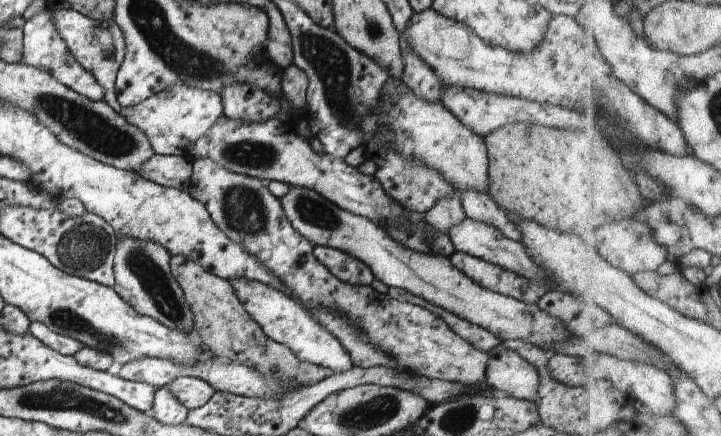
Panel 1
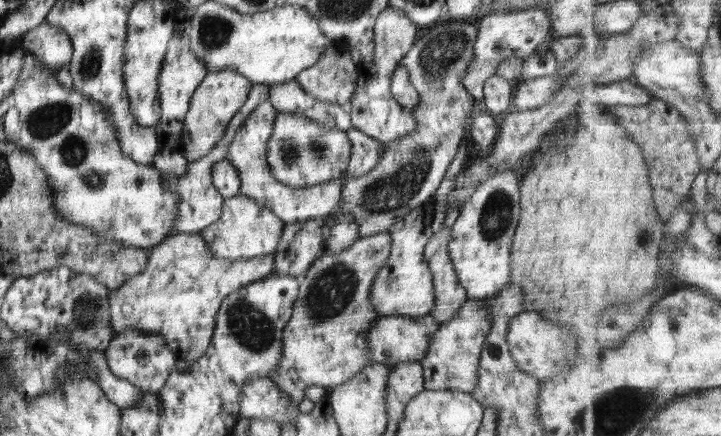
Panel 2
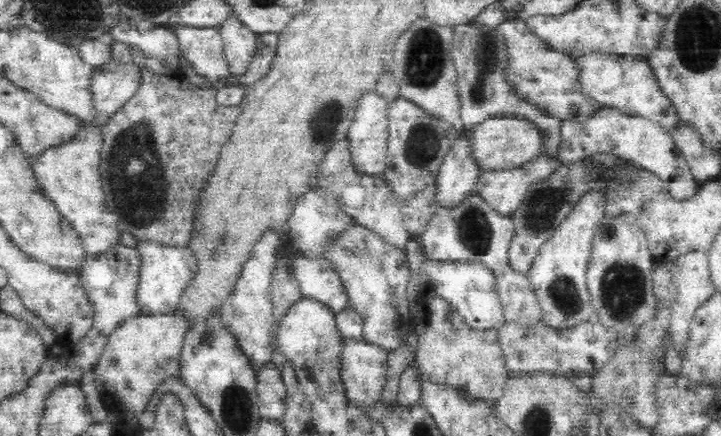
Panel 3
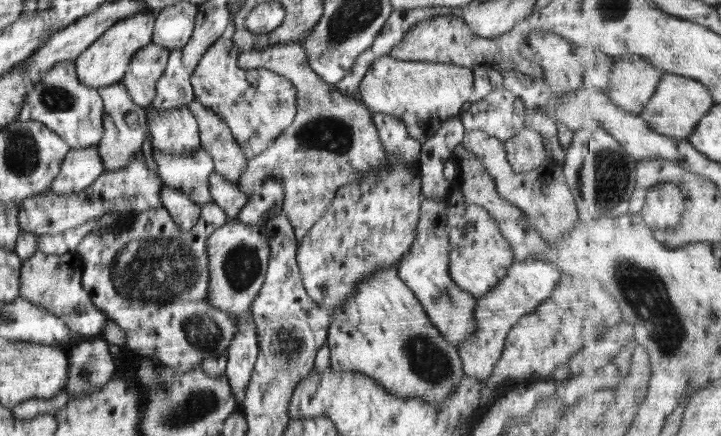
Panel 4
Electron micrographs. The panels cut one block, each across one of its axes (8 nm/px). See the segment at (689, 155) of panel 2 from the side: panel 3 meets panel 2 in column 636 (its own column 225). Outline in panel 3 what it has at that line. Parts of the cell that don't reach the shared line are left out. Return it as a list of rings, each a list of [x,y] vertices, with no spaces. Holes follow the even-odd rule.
[[[150,70],[146,92],[134,92],[124,104],[109,116],[101,128],[99,176],[105,204],[117,219],[117,229],[131,232],[137,239],[151,239],[170,247],[183,247],[189,240],[193,205],[202,180],[214,168],[220,146],[228,140],[238,105],[222,106],[215,99],[215,89],[200,88],[186,78],[156,74]]]

